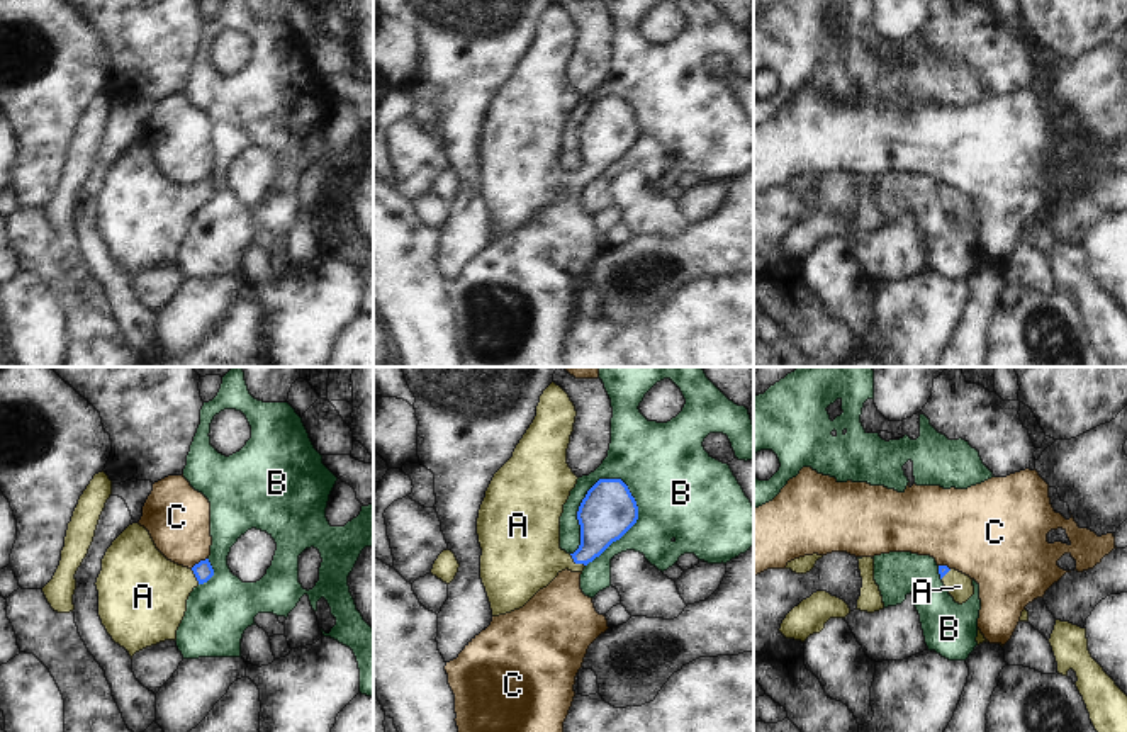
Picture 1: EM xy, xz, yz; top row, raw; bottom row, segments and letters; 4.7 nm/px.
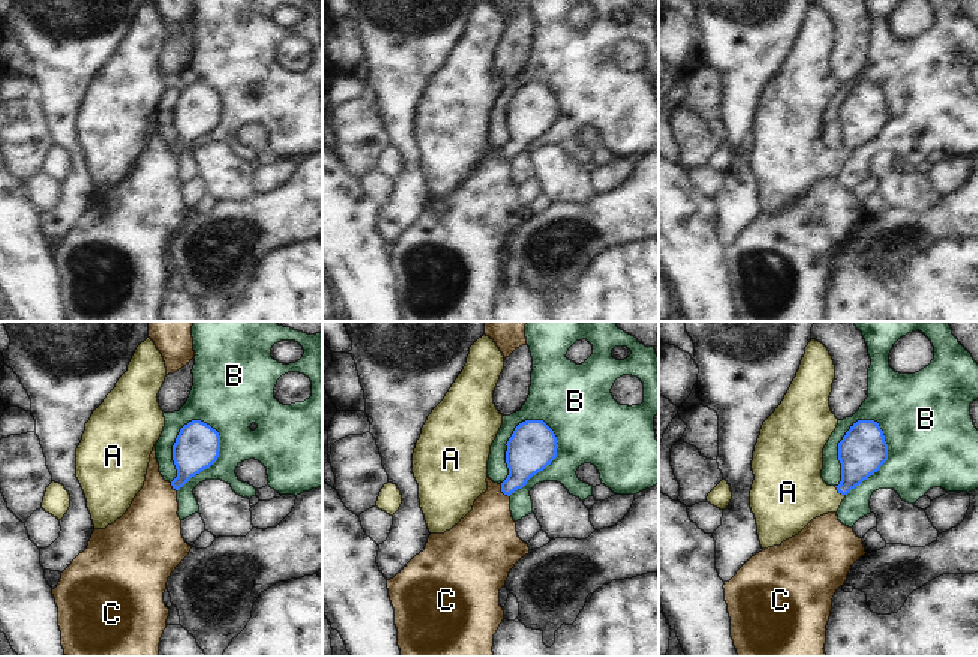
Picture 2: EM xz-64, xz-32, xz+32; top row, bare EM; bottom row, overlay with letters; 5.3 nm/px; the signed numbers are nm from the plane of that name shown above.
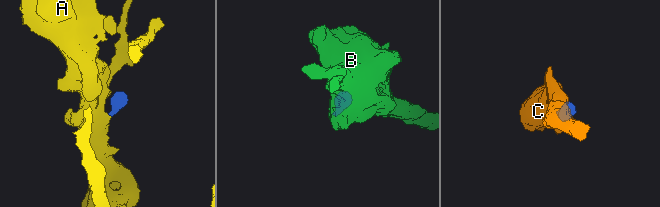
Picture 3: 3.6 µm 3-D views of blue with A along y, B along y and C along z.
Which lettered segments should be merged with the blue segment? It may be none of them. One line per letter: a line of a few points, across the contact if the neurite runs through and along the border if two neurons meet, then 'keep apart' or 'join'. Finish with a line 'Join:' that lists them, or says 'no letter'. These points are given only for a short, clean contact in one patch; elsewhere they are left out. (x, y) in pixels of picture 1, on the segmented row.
A: line xz (605, 518), (591, 547), (576, 563), (525, 556); join
B: keep apart
C: line xy (207, 557), (190, 568); keep apart
Join: A

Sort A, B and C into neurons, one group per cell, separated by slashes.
A / B / C

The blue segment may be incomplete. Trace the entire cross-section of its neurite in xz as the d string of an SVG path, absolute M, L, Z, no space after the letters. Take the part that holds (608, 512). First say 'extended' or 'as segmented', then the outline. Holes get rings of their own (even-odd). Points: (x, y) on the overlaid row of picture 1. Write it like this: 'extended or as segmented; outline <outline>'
extended; outline M552 382L540 396L536 416L513 457L494 474L485 491L477 518L477 535L482 549L480 579L492 617L523 608L565 569L582 572L638 520L638 506L628 486L621 479L599 479L587 491L577 511L579 549L574 554L560 549L560 516L579 479L567 464L575 416L577 411L569 394Z

